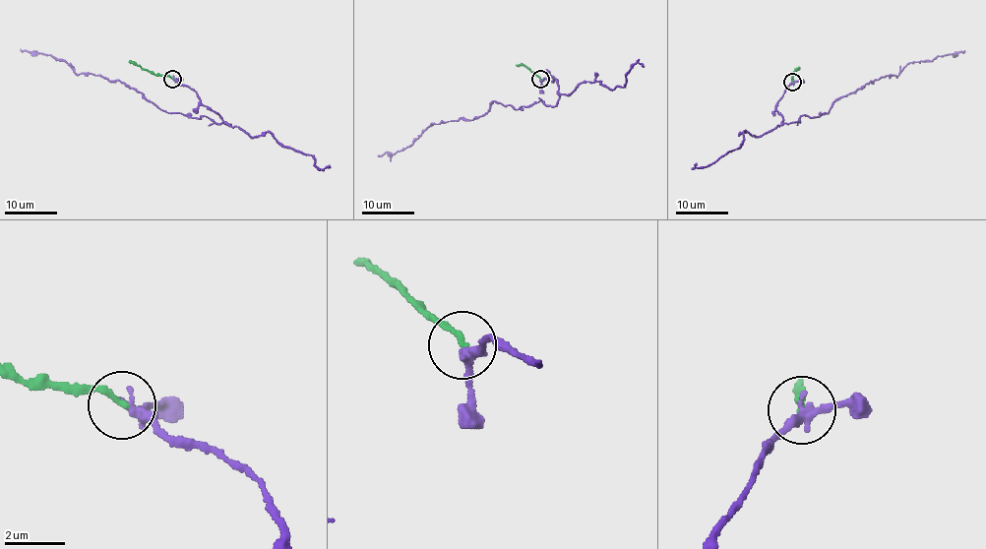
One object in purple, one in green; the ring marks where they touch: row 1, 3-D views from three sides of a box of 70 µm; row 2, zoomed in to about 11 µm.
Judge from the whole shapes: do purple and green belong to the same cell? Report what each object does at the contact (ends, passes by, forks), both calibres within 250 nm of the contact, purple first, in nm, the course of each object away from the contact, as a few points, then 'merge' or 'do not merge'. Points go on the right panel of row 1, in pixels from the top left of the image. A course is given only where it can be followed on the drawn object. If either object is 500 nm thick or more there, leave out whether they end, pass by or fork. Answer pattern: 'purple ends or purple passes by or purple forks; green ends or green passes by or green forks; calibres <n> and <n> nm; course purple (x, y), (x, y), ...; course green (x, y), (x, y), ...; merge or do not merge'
purple passes by; green ends; calibres 280 and 200 nm; course purple (792, 81), (775, 107), (783, 123), (829, 113), (834, 101), (870, 81), (897, 77), (911, 62), (965, 50); course green (792, 81), (793, 72), (799, 67); merge

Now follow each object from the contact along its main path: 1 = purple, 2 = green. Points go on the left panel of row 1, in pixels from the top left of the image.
1: (172, 78), (188, 85), (204, 105), (230, 124), (166, 112), (117, 80), (76, 75), (64, 60), (22, 49)
2: (172, 78), (157, 76), (129, 60)

